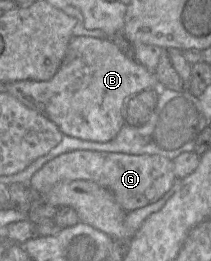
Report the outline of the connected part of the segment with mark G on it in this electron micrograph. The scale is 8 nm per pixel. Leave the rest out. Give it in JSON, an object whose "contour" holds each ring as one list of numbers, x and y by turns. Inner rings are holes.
{"contour":[[76,150,59,155,47,162,31,178,29,185,37,193,48,192,63,181,87,180,108,189,125,212,159,200,176,180,173,160,159,155]]}

